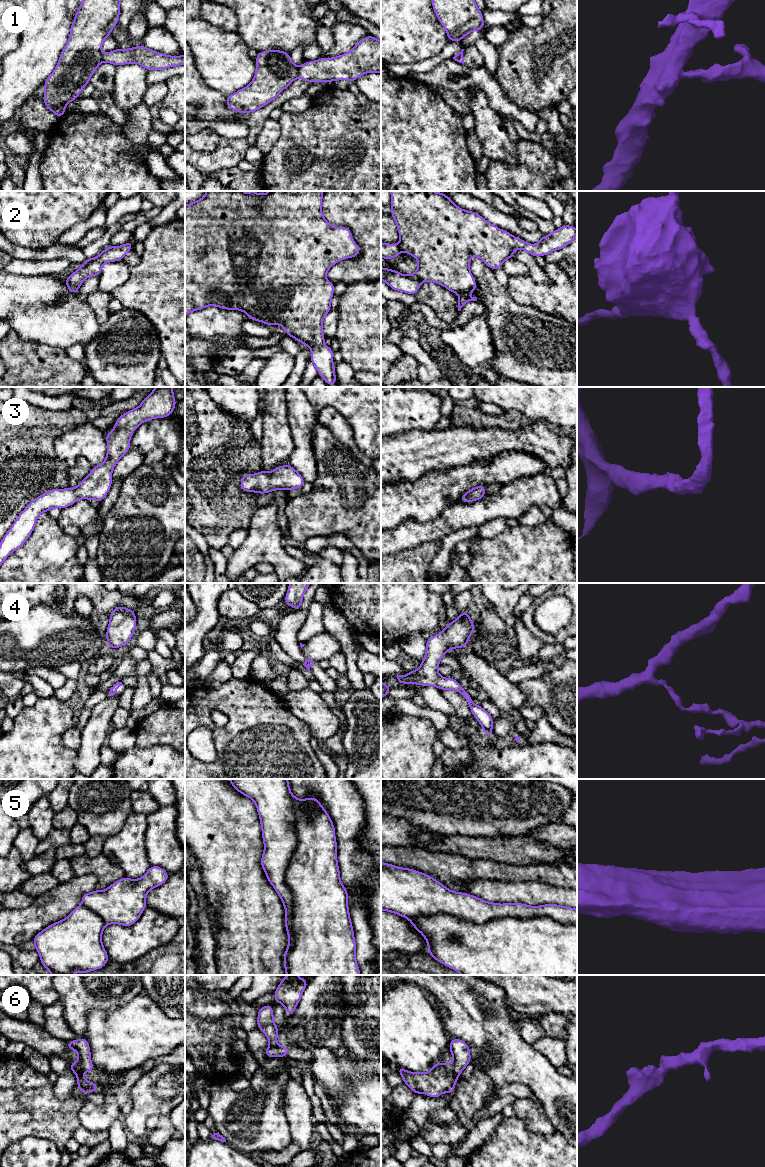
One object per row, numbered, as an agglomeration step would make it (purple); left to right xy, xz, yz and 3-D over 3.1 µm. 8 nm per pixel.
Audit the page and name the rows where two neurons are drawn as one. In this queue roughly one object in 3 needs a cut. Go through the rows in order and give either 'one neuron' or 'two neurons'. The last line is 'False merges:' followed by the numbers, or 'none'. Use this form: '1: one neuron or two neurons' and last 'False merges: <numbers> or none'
1: two neurons
2: one neuron
3: one neuron
4: two neurons
5: two neurons
6: two neurons
False merges: 1, 4, 5, 6

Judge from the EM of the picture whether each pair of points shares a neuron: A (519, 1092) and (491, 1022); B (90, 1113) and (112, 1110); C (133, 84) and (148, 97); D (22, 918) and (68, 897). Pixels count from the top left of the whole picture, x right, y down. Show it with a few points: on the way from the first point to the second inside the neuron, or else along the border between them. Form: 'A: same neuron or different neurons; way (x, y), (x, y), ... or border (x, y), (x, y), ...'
A: different neurons; border (493, 1083), (497, 1086), (523, 1083), (534, 1097)
B: same neuron; way (95, 1114), (107, 1114)
C: different neurons; border (148, 85), (140, 102)
D: same neuron; way (33, 918), (57, 904)

